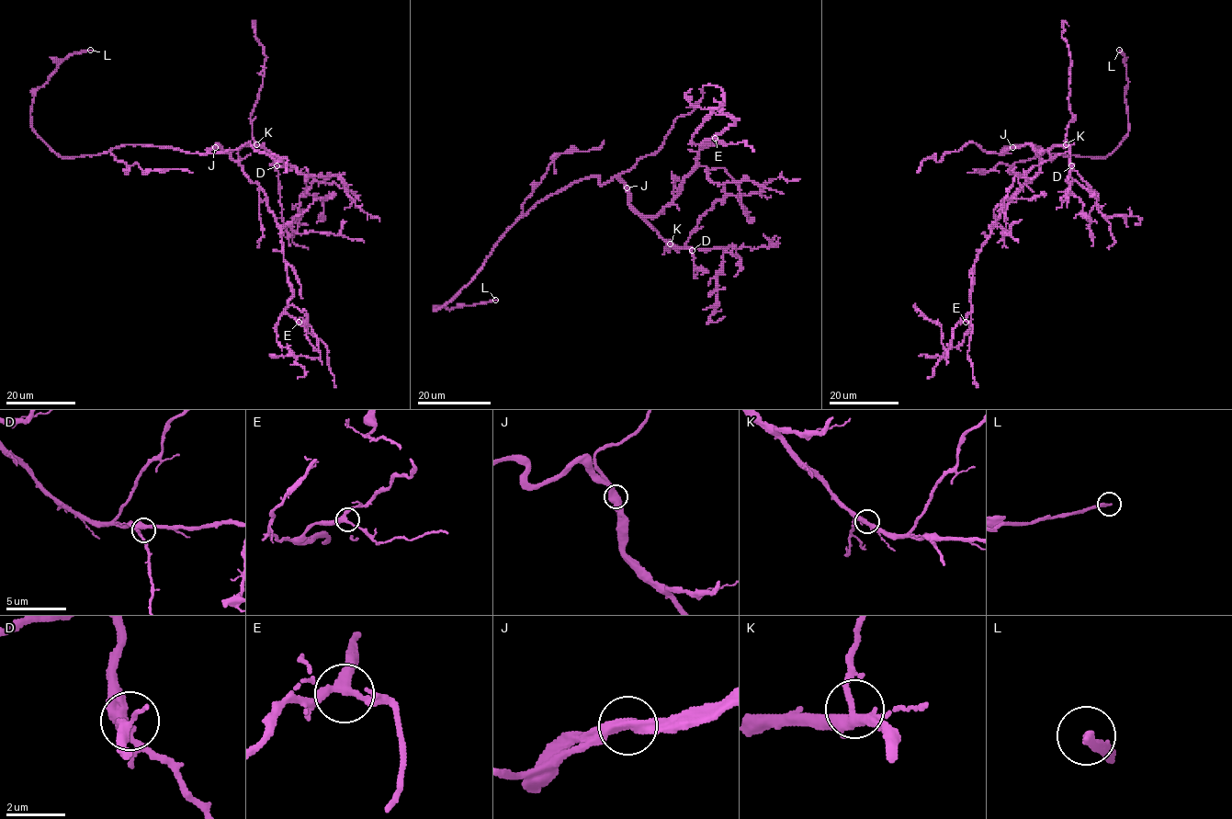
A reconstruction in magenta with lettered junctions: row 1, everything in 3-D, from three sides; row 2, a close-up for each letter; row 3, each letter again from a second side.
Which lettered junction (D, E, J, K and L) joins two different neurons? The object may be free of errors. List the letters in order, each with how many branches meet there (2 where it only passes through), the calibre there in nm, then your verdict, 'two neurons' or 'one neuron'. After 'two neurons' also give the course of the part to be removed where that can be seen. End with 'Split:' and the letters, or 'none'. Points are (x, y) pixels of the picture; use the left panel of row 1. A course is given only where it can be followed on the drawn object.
D: branches 3; calibre 360 nm; one neuron
E: branches 3; calibre 280 nm; one neuron
J: branches 2; calibre 500 nm; one neuron
K: branches 3; calibre 280 nm; one neuron
L: branches 1; calibre 320 nm; one neuron
Split: none

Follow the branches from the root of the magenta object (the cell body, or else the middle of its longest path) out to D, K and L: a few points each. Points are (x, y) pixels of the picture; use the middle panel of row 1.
D: (627, 193), (628, 203), (664, 240), (676, 247), (692, 250)
K: (627, 193), (628, 203), (670, 244)
L: (627, 193), (616, 177), (602, 184), (591, 176), (539, 200), (478, 274), (434, 309), (496, 300)

